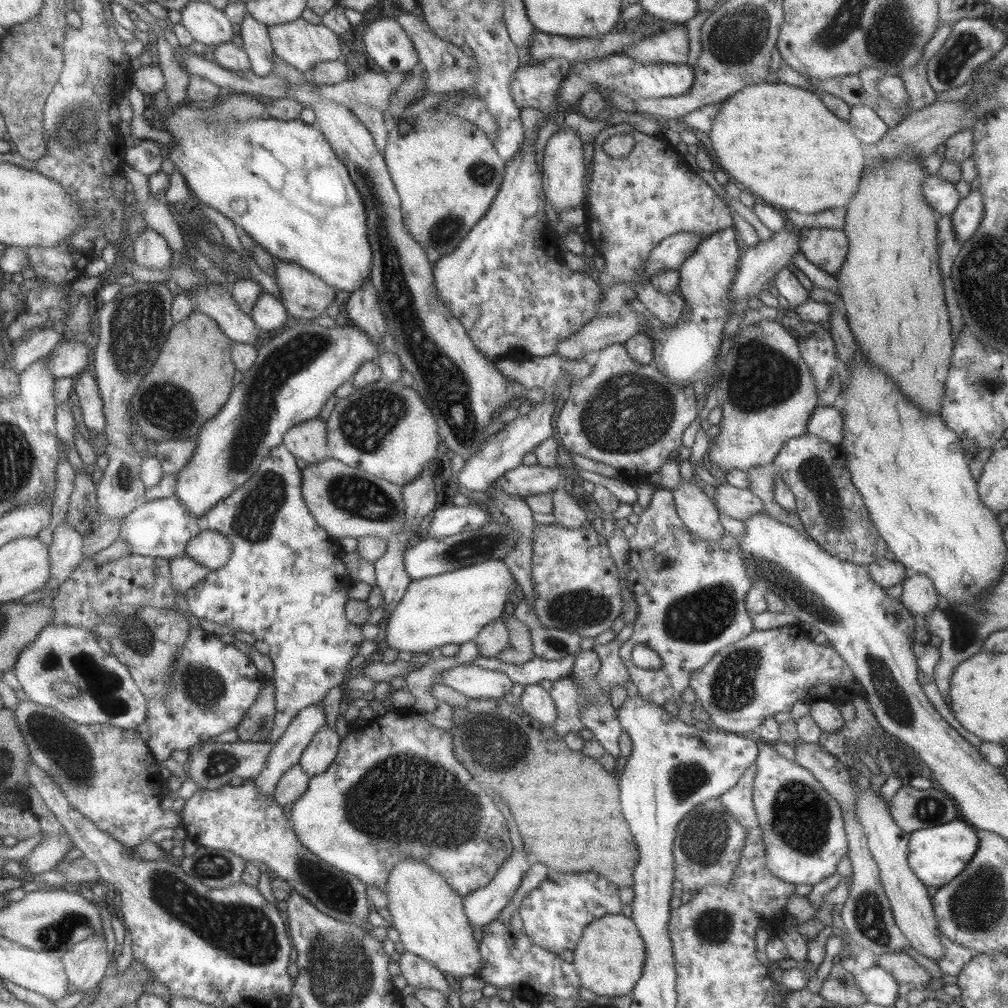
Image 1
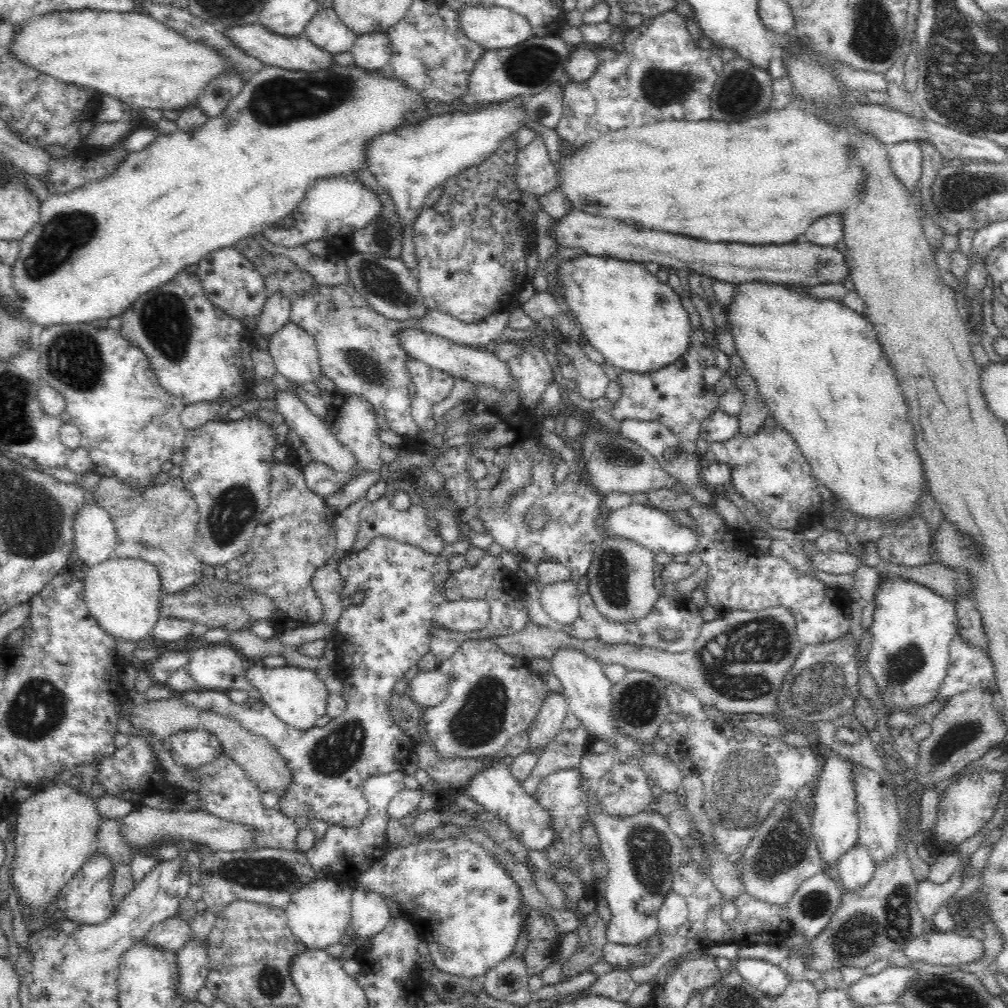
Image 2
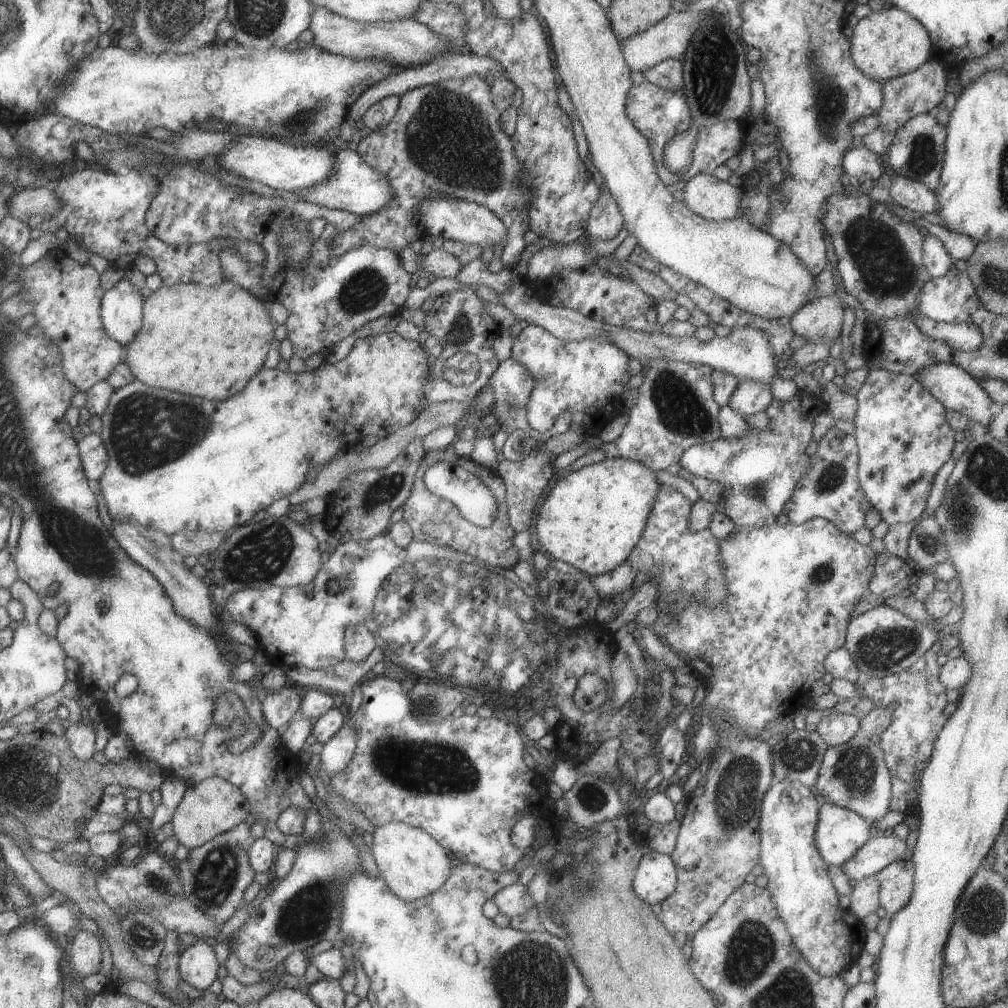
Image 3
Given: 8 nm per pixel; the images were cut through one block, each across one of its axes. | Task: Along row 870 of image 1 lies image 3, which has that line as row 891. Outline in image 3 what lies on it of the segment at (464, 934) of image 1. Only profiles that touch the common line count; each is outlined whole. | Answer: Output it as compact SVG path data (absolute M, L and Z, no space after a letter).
M388 822L388 824L376 826L372 837L374 842L371 852L381 878L398 898L406 902L419 900L442 888L442 884L448 880L452 869L450 855L424 830L404 822Z

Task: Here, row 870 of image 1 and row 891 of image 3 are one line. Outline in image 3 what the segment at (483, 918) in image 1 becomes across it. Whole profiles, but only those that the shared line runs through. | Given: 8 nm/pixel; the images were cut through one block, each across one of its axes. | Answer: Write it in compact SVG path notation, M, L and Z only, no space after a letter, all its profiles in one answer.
M520 883L502 888L493 899L496 901L500 912L511 919L514 916L524 916L528 912L533 912L534 908L532 907L536 906L527 886Z

